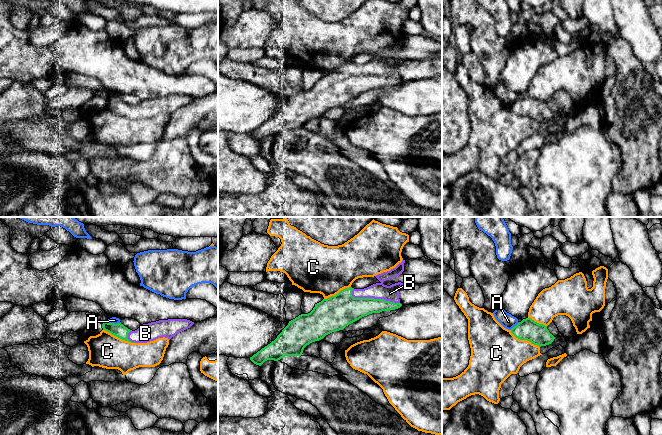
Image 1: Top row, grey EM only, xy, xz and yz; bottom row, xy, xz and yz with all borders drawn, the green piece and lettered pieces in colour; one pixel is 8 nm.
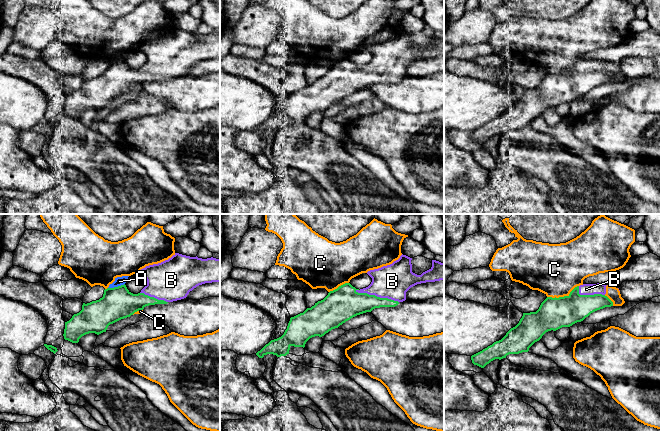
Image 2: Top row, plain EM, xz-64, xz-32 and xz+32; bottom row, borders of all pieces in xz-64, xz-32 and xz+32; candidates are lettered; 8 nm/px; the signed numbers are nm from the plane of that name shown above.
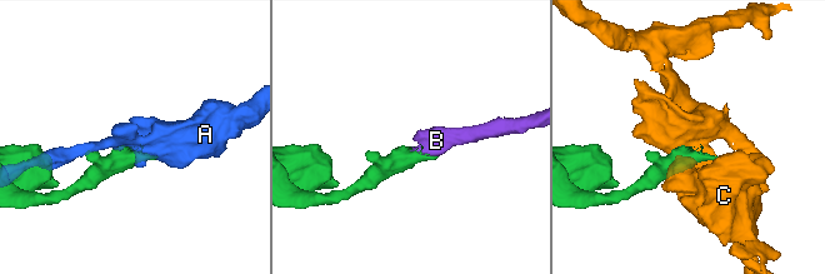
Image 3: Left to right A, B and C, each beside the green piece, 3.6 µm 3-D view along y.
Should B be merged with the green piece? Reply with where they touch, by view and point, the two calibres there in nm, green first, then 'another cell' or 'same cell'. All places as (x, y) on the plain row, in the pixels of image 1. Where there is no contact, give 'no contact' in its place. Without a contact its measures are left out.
meets green in xz at (373, 74); 240 nm thick on the green side, 130 nm on the other; same cell

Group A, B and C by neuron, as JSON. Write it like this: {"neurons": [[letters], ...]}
{"neurons": [["A"], ["B"], ["C"]]}

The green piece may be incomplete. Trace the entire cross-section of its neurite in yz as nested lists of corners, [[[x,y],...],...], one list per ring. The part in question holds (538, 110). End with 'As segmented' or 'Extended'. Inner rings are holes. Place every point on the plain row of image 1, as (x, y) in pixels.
[[[531,94],[523,95],[511,105],[511,109],[520,116],[527,116],[539,123],[551,120],[555,113],[547,102],[539,100]]]. As segmented

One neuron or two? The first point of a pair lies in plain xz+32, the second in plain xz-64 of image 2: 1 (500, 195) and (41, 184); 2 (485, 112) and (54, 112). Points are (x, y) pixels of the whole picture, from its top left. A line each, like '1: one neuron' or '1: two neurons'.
1: two neurons
2: two neurons

